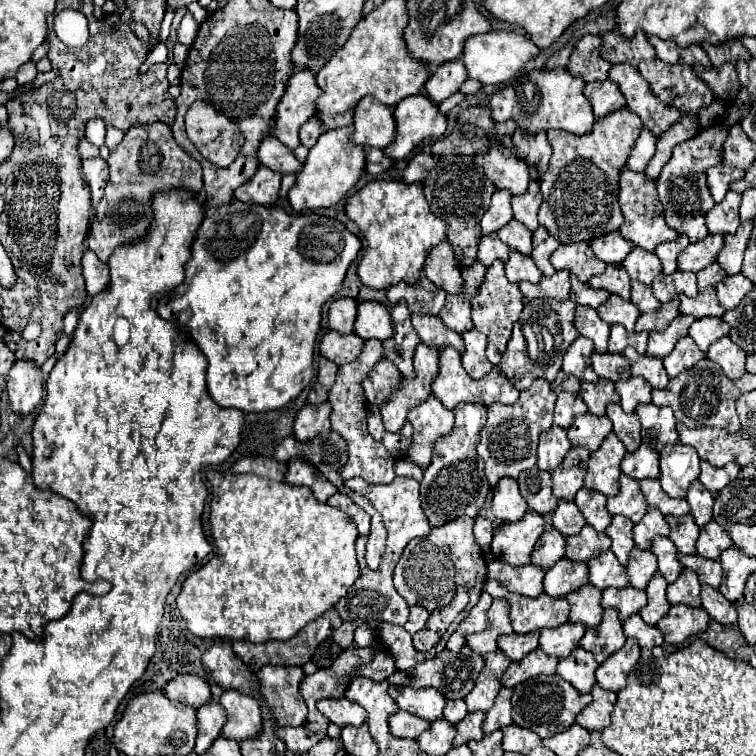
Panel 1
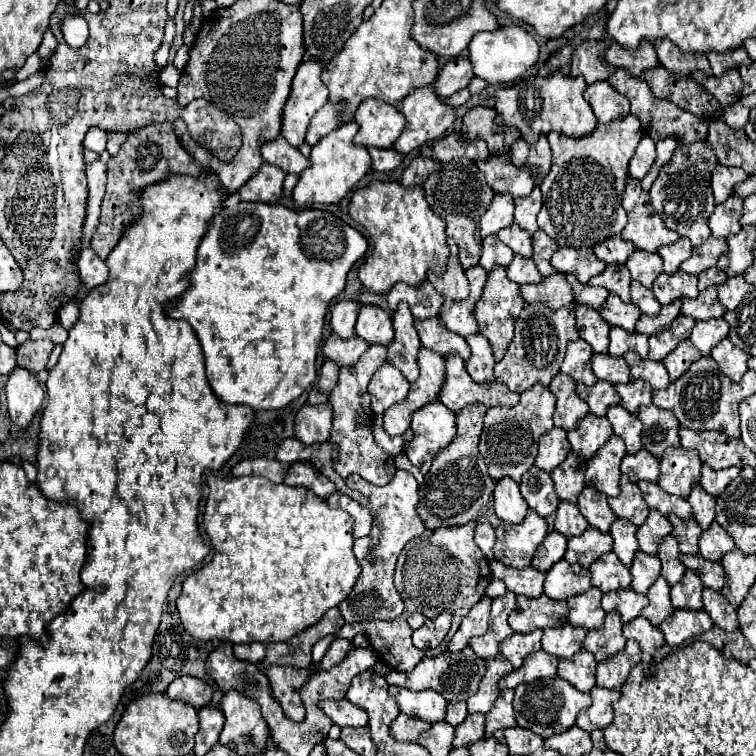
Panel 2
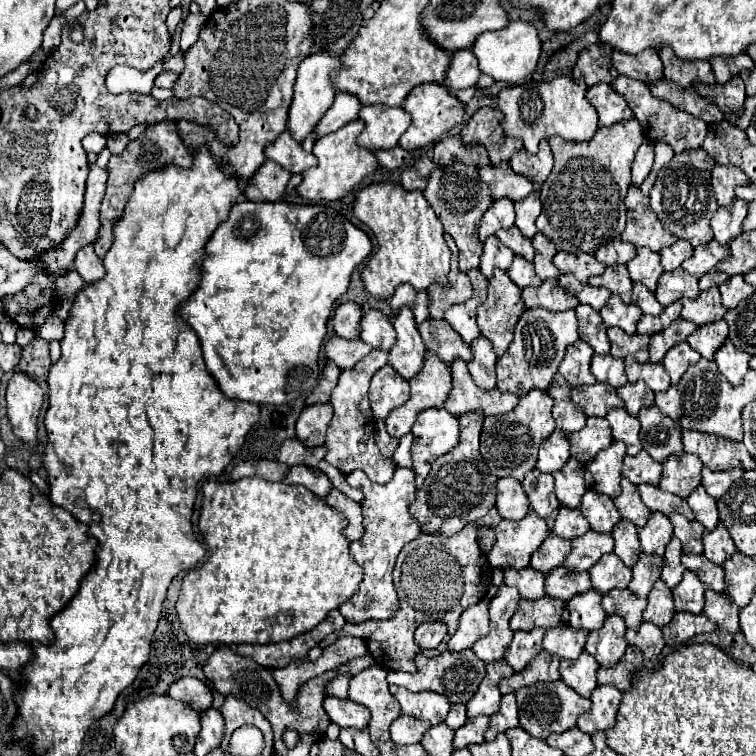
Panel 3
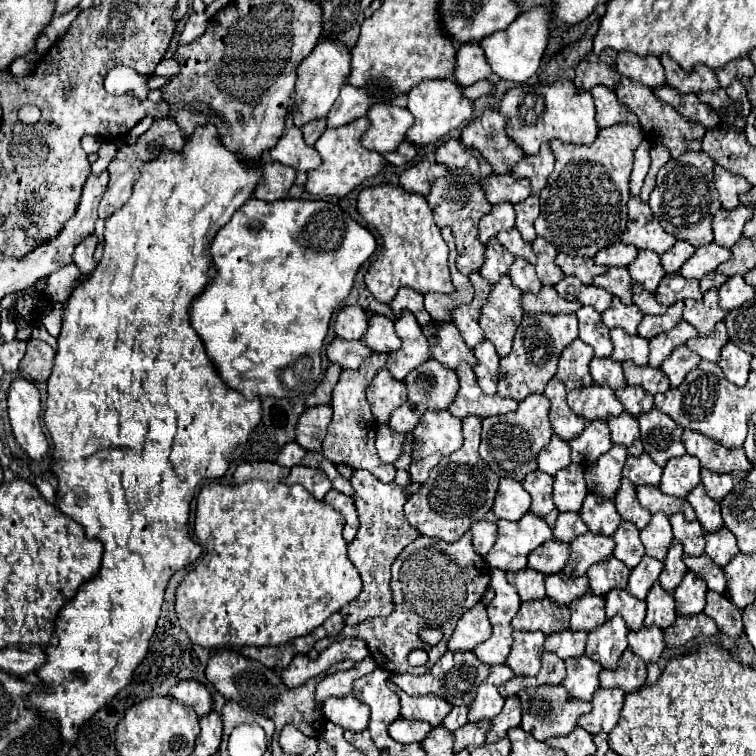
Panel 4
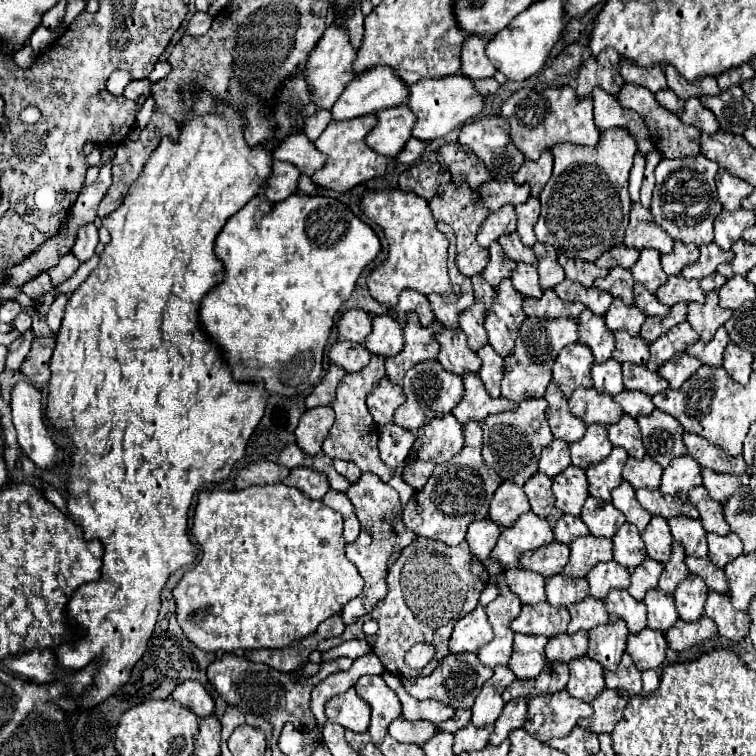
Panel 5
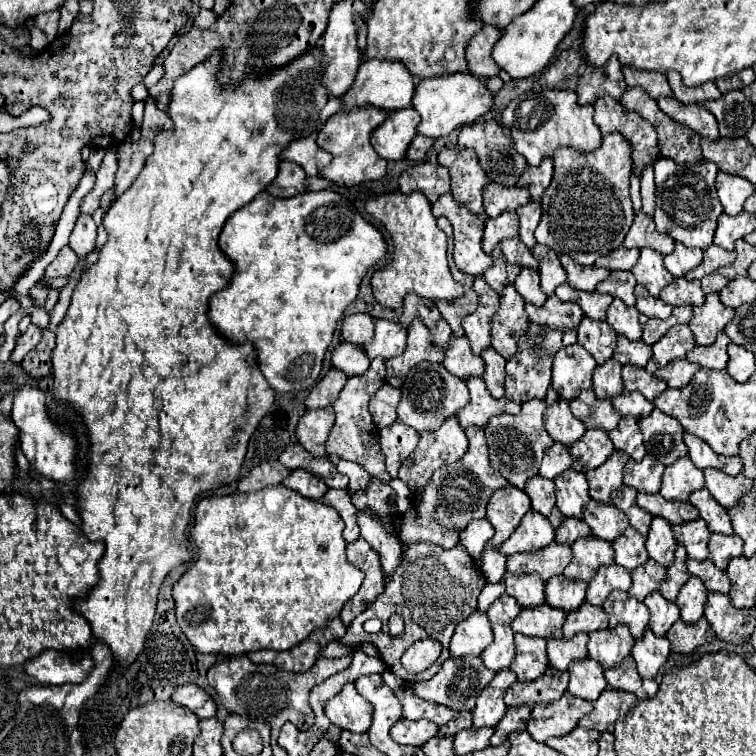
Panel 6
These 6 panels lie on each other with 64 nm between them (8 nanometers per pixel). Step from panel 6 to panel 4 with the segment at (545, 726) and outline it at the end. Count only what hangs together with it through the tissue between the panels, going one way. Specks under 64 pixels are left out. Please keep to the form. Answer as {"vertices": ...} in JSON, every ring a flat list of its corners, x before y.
{"vertices":[[558,684,558,686,534,686,534,688,526,688,518,694,520,698,520,708,522,708,522,724,520,728,528,734,532,734,536,740,546,740,550,736,566,736,568,732,572,732,576,728,576,720,582,714,590,712,590,702,578,700,574,696,568,694,568,690]]}

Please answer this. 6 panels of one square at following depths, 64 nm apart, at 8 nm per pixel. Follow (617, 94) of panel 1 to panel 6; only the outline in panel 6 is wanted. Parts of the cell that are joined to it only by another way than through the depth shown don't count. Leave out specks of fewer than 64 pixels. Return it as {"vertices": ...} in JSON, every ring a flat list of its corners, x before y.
{"vertices":[[602,94,594,102,594,122,602,134,620,132,624,134,634,148,634,172,642,172,646,164,660,158,656,144,656,130,652,124,642,120,636,112,624,110,624,106,608,94]]}

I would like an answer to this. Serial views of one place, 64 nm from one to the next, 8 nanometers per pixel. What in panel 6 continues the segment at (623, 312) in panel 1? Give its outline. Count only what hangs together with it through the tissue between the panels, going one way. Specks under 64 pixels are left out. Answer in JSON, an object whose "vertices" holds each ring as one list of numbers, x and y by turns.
{"vertices":[[614,300,612,306,608,308,606,322,612,326,614,332,624,334,630,340,640,340,642,328,648,322,648,318,642,312,638,312,636,308,628,308,620,300]]}

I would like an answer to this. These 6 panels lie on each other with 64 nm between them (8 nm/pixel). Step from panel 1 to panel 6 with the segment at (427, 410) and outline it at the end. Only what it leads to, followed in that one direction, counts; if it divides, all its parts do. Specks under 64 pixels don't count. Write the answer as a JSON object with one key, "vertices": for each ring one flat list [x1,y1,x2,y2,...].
{"vertices":[[450,416,450,418,444,420,444,424,438,430,434,430,434,432,422,432,420,434,420,442,418,442,416,450,412,452,412,456,408,456,408,460,404,460,404,466,400,466,398,478,410,486,414,498,420,498,420,492,428,486,434,470,440,468,440,466,444,466,444,464,456,462,460,456,464,456,466,448,468,448,466,434,460,428,456,416]]}

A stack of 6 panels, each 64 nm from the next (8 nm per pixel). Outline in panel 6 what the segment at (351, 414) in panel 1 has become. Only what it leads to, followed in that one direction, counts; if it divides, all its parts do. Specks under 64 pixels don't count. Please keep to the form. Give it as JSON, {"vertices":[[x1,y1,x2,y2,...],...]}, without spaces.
{"vertices":[[374,358,370,368,364,374,348,376,340,396,332,404,332,408,336,412,336,424,330,430,330,436,326,440,326,452,336,454,336,456,340,456,344,460,356,462,368,474,372,474,374,478,378,478,382,482,390,482,390,474,388,474,386,466,384,466,384,454,380,452,380,446,378,446,378,428,372,422,372,416,368,412,368,400,384,384,384,376,386,376,384,358]]}

